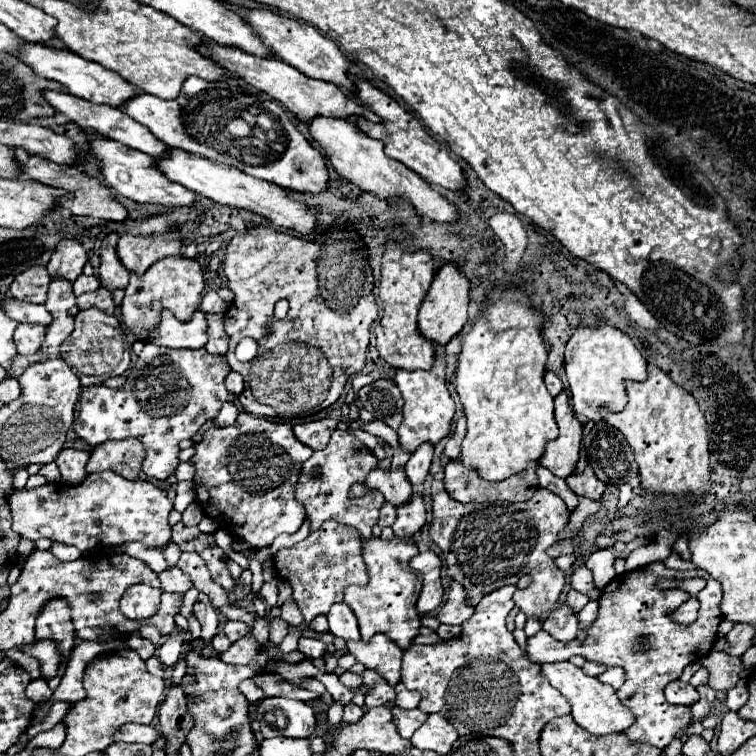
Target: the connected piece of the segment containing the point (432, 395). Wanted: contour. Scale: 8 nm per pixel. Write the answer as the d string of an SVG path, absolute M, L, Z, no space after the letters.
M435 343L435 363L431 369L427 371L405 371L405 369L397 369L393 381L397 383L401 395L403 395L403 423L397 429L399 435L399 443L403 445L405 451L413 451L417 449L417 445L429 441L429 443L439 443L447 433L449 433L449 425L451 419L455 415L455 403L453 397L447 391L447 381L445 381L445 345L437 345Z

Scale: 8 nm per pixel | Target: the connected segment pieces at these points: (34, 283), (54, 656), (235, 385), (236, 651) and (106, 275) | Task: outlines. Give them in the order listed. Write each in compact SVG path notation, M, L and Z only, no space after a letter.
M33 265L15 275L9 295L21 301L44 304L47 299L48 286L51 281L43 265Z
M37 639L25 647L21 647L21 651L29 657L35 657L41 665L41 679L51 681L53 677L57 677L59 673L59 665L61 665L61 653L57 649L57 645L49 639Z
M231 371L229 377L227 377L227 381L225 381L225 385L227 385L227 389L229 389L231 393L235 393L235 395L239 397L239 395L243 393L243 385L245 385L245 381L243 381L243 377L241 377L239 373Z
M245 635L231 643L231 649L221 653L221 661L231 665L247 665L249 659L259 651L259 643L253 635Z
M103 245L101 247L101 267L99 267L99 279L103 287L109 291L125 289L129 283L129 271L119 261L115 245Z

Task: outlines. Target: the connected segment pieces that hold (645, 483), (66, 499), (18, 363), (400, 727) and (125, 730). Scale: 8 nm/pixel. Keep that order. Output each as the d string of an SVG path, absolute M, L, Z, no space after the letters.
M647 365L647 379L645 381L625 381L627 389L627 405L619 413L611 413L609 409L601 409L605 423L621 429L625 439L629 441L631 449L635 451L635 461L639 465L641 487L653 493L675 493L675 495L703 495L711 487L709 479L709 449L707 449L707 421L699 409L695 397L677 385L667 373L663 373L655 365Z
M113 471L87 475L79 485L47 483L37 489L11 489L7 495L5 499L13 517L11 529L29 541L47 537L87 551L125 541L137 541L149 549L157 549L171 539L167 517L173 503L167 499L167 493L149 481L129 481Z
M37 352L32 356L17 355L17 357L13 357L13 361L11 361L11 365L13 365L11 367L11 377L19 377L29 365L44 360L46 360L46 357L41 352Z
M391 707L391 713L393 713L393 721L395 721L395 727L397 731L401 733L403 739L409 739L415 729L425 721L425 713L419 711L419 709L413 709L413 711L405 711L401 707Z
M137 723L123 725L113 735L113 741L125 741L125 743L147 743L147 745L151 745L155 739L157 739L155 727L139 727Z

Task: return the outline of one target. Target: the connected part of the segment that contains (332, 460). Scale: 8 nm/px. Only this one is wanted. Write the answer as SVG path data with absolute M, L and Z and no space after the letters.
M335 429L327 447L325 449L319 449L319 451L313 451L313 455L303 463L303 469L301 469L301 475L299 475L299 481L297 481L297 491L295 491L295 497L305 505L305 511L307 511L307 519L311 521L311 529L319 529L319 525L327 519L333 519L337 523L343 523L343 525L351 525L359 531L361 539L369 539L371 537L371 529L373 525L379 521L379 509L383 505L383 497L365 497L365 499L349 499L347 495L347 489L353 485L353 483L363 483L369 469L375 469L375 463L377 463L377 457L365 447L359 445L359 441L349 435L347 431L341 431L341 429Z

